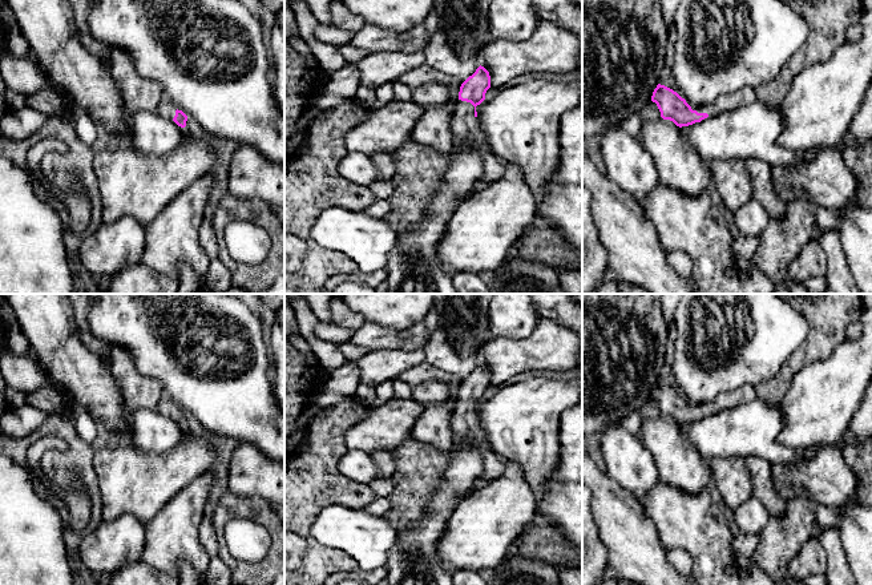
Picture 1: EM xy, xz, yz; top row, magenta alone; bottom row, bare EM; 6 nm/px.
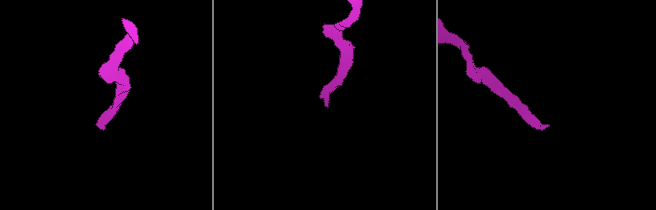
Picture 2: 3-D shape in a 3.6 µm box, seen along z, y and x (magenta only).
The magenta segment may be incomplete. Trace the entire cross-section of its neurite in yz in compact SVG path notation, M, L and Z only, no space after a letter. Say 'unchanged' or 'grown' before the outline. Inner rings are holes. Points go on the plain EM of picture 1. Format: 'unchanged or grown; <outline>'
grown; M658 382L653 390L651 399L657 402L663 417L670 417L682 425L701 420L708 413L730 410L759 398L754 386L743 386L731 392L718 395L707 406L693 407L677 390Z

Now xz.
grown; M480 363L476 370L461 382L451 419L453 443L469 441L483 456L484 473L481 483L489 483L501 477L505 468L505 460L490 451L485 431L476 420L476 404L485 398L485 391L489 386L489 370Z

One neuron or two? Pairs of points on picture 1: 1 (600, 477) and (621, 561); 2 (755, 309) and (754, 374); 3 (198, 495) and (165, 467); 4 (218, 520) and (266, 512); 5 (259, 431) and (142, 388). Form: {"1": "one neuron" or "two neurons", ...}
{"1": "one neuron", "2": "one neuron", "3": "two neurons", "4": "one neuron", "5": "two neurons"}

